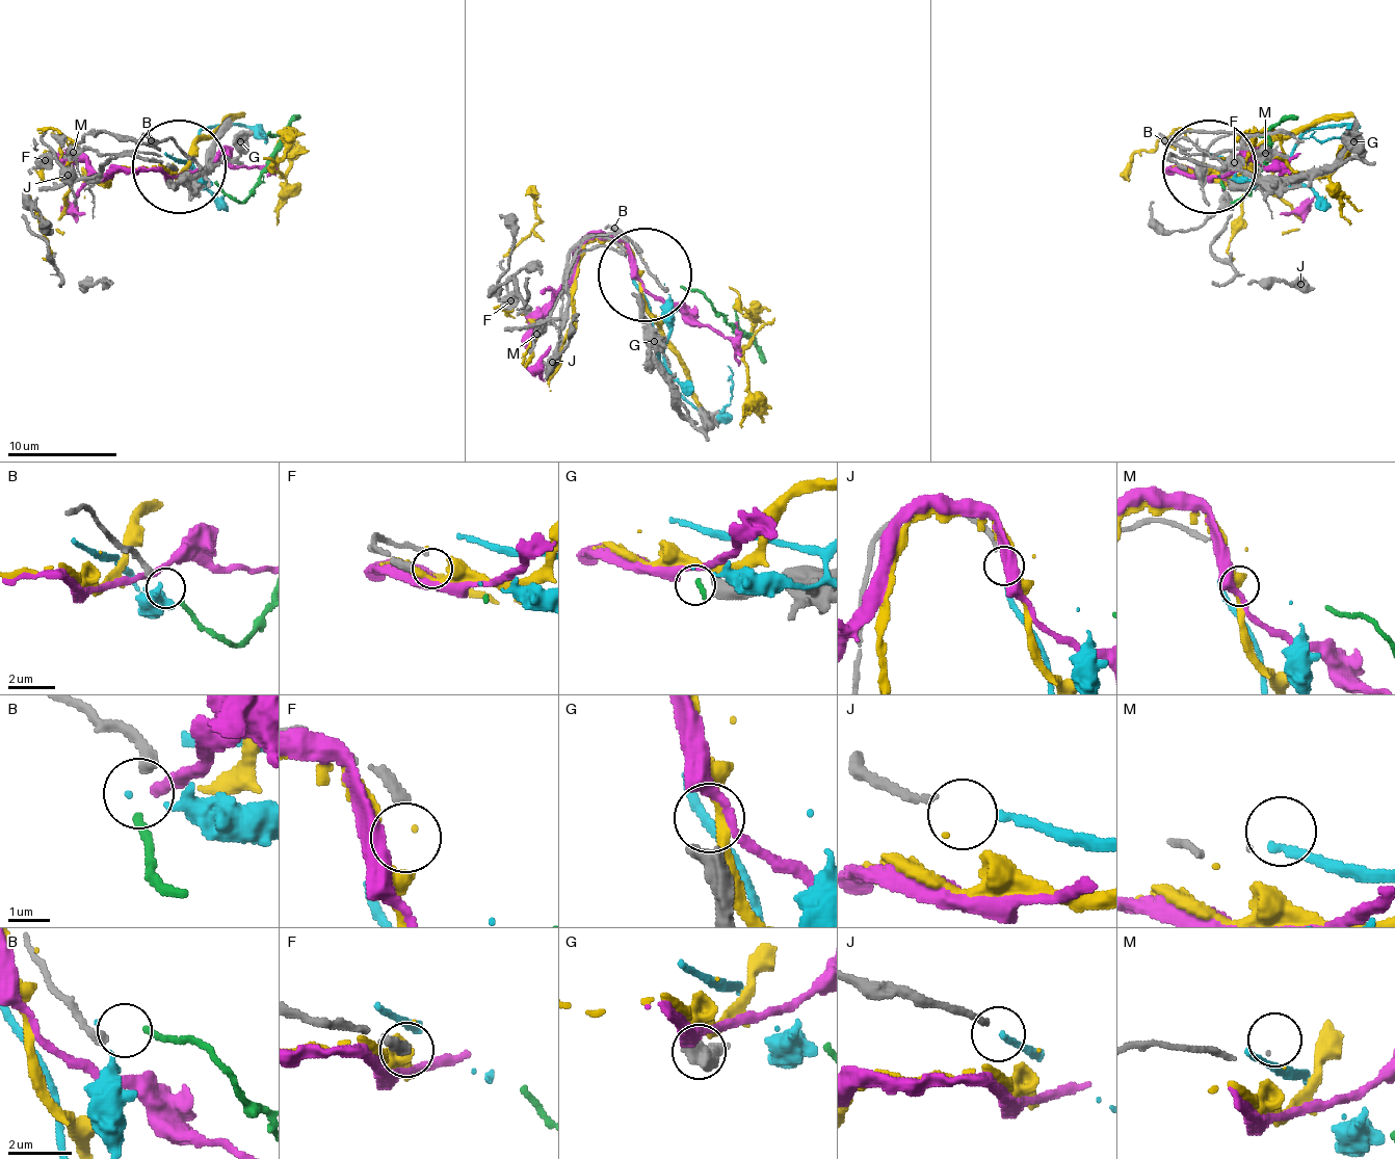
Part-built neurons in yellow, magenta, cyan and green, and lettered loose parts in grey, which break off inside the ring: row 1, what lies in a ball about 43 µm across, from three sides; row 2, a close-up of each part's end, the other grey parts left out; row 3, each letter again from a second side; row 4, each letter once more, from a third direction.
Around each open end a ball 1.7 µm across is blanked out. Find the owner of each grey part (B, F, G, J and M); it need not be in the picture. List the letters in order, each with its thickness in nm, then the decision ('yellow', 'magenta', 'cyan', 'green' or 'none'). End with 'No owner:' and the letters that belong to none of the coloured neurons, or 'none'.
B: 280 nm | green
F: 340 nm | none
G: 400 nm | magenta
J: 160 nm | cyan
M: 30 nm | none
No owner: F, M

